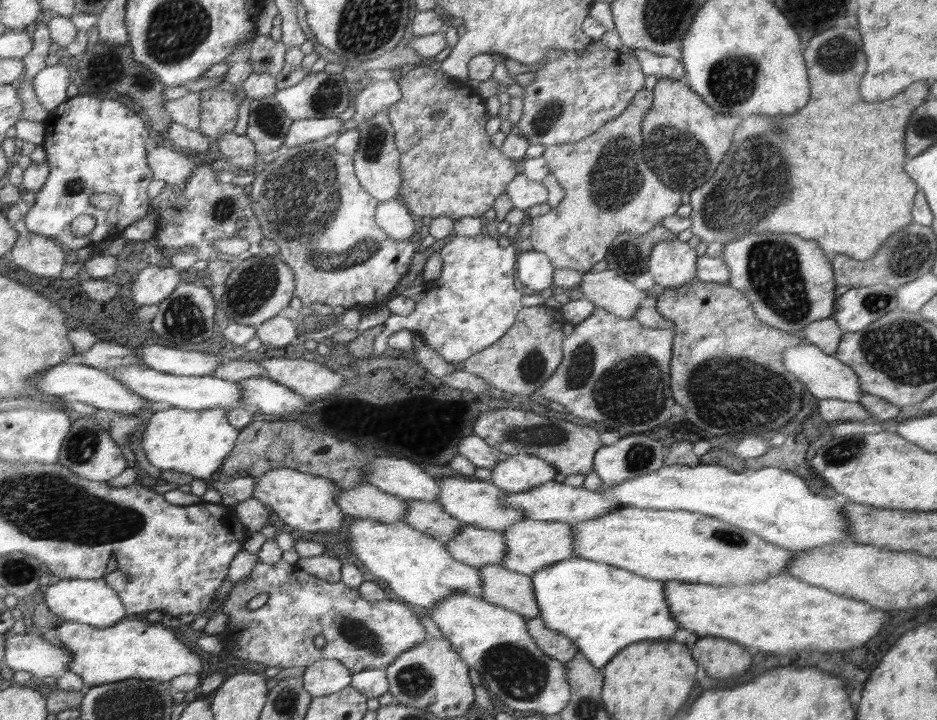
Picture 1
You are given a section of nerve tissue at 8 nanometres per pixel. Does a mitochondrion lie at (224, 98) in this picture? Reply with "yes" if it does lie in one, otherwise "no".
no

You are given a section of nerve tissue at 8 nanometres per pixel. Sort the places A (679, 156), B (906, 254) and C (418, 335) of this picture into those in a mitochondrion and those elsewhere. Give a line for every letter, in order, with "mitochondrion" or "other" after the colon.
A: mitochondrion
B: mitochondrion
C: other

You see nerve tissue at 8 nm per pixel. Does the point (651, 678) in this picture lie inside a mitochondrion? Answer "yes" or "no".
no

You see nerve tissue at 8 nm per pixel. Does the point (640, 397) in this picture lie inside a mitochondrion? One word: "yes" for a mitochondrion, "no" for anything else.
yes

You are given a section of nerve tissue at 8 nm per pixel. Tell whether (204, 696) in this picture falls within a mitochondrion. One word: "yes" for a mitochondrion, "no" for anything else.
no

